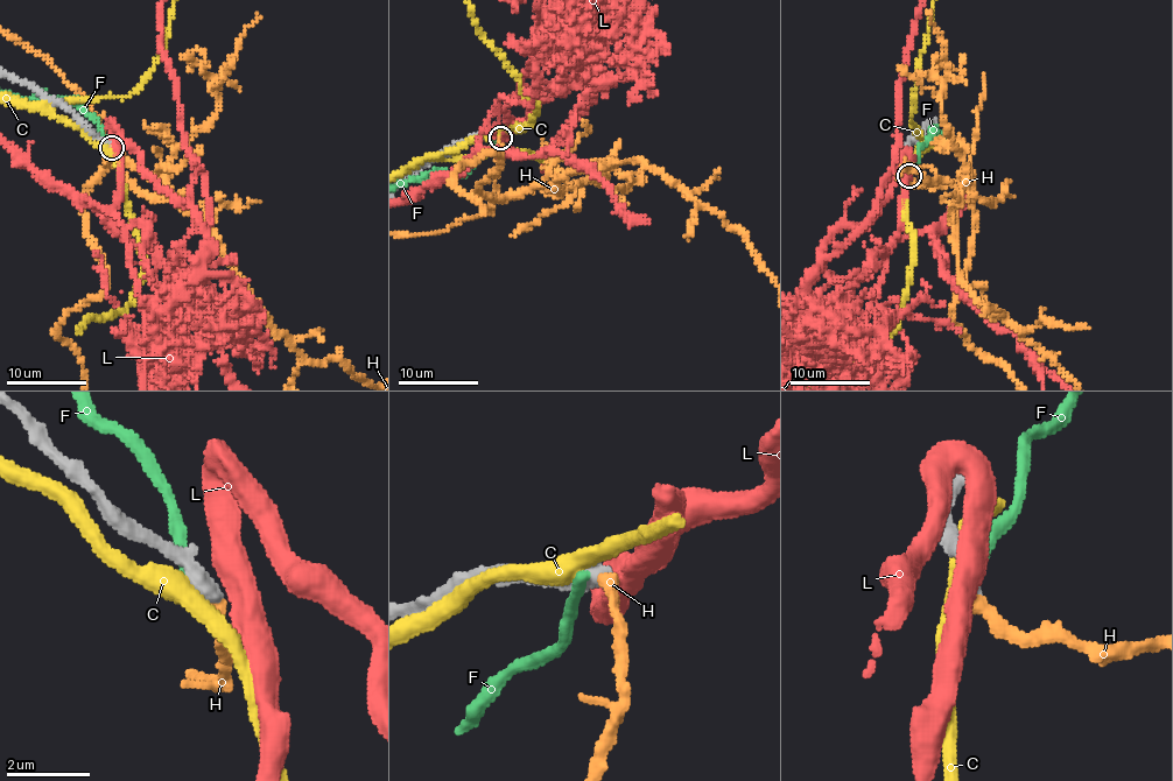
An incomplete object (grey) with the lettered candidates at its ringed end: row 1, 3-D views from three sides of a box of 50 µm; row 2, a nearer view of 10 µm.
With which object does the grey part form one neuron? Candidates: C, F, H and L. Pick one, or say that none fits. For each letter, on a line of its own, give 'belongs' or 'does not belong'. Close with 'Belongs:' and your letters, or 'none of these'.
C: does not belong
F: does not belong
H: belongs
L: does not belong
Belongs: H

